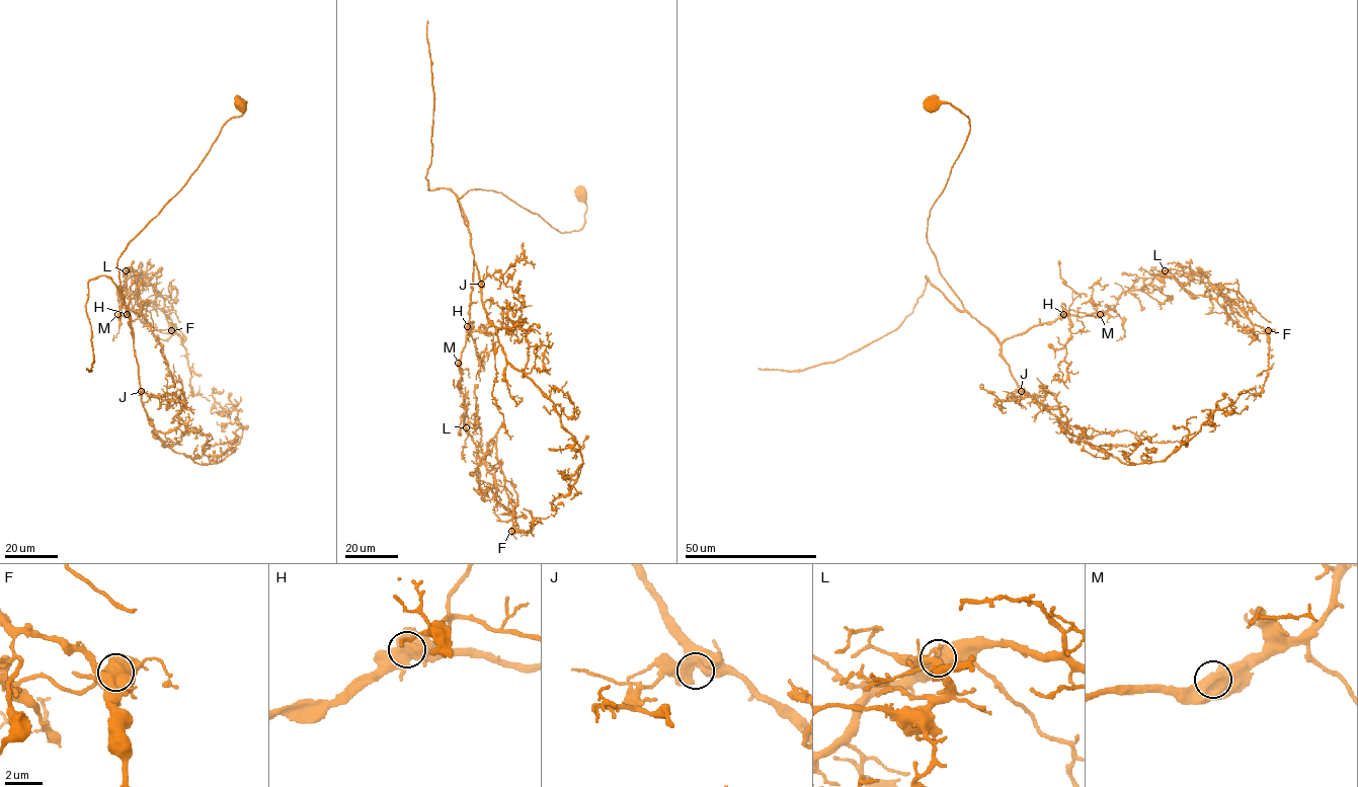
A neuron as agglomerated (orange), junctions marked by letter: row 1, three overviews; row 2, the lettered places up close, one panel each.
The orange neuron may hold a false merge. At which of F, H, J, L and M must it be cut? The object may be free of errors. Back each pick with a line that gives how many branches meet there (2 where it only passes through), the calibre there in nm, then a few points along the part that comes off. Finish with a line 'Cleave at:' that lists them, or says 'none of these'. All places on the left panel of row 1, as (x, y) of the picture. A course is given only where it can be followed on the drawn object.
F: Branches: 2. Thickness 700 nm. Course of the part to remove: (171, 330), (152, 272), (137, 283), (137, 304), (143, 315), (139, 313)
Cleave at: F

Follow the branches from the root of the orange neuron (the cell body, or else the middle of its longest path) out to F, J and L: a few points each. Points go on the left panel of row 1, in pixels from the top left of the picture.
F: (241, 103), (244, 111), (117, 261), (134, 342), (117, 298), (129, 269), (153, 286), (171, 330)
J: (241, 103), (246, 103), (244, 111), (226, 123), (185, 184), (130, 242), (117, 261), (141, 391)
L: (241, 103), (244, 111), (226, 123), (185, 184), (117, 261), (134, 342), (130, 319), (120, 315), (126, 270)

